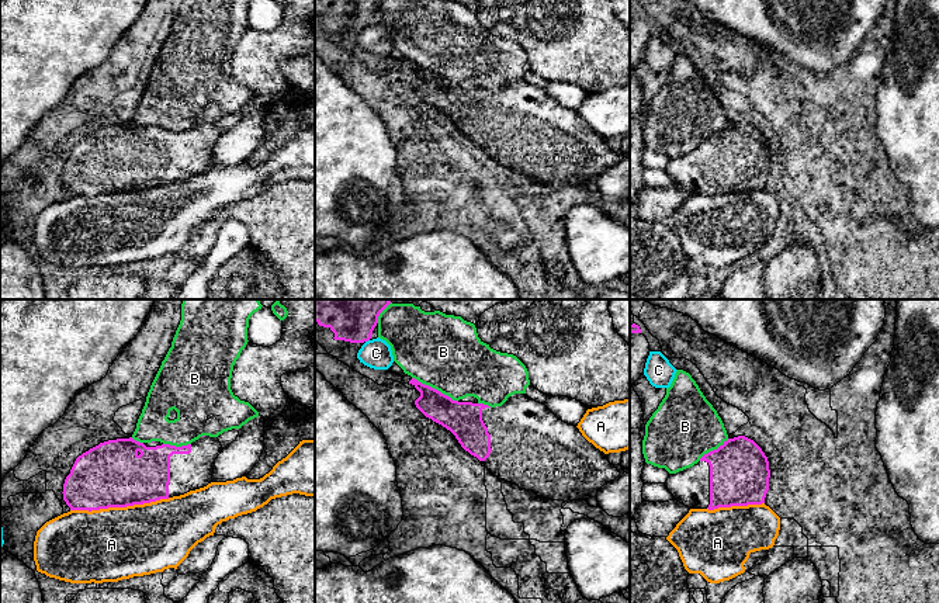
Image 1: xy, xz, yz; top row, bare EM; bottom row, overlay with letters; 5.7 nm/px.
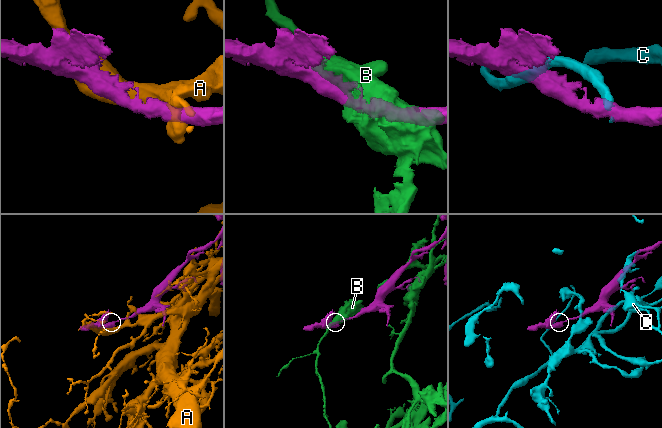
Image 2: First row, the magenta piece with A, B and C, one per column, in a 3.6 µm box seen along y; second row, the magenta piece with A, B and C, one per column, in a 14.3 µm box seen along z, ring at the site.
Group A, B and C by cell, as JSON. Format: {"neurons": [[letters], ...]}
{"neurons": [["A"], ["B"], ["C"]]}

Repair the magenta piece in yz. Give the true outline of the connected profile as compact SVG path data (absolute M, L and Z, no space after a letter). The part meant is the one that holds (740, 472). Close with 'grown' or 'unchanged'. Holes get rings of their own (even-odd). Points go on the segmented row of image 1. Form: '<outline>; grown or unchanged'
M728 439L717 450L704 454L697 464L676 474L669 474L665 486L689 509L748 506L765 503L769 491L769 461L762 448L751 439Z; grown

